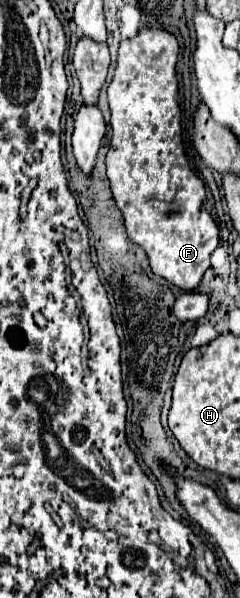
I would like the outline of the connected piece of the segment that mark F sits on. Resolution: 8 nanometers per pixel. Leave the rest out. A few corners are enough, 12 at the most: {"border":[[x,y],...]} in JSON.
{"border":[[121,40],[107,178],[151,270],[219,245],[181,136],[179,42]]}

